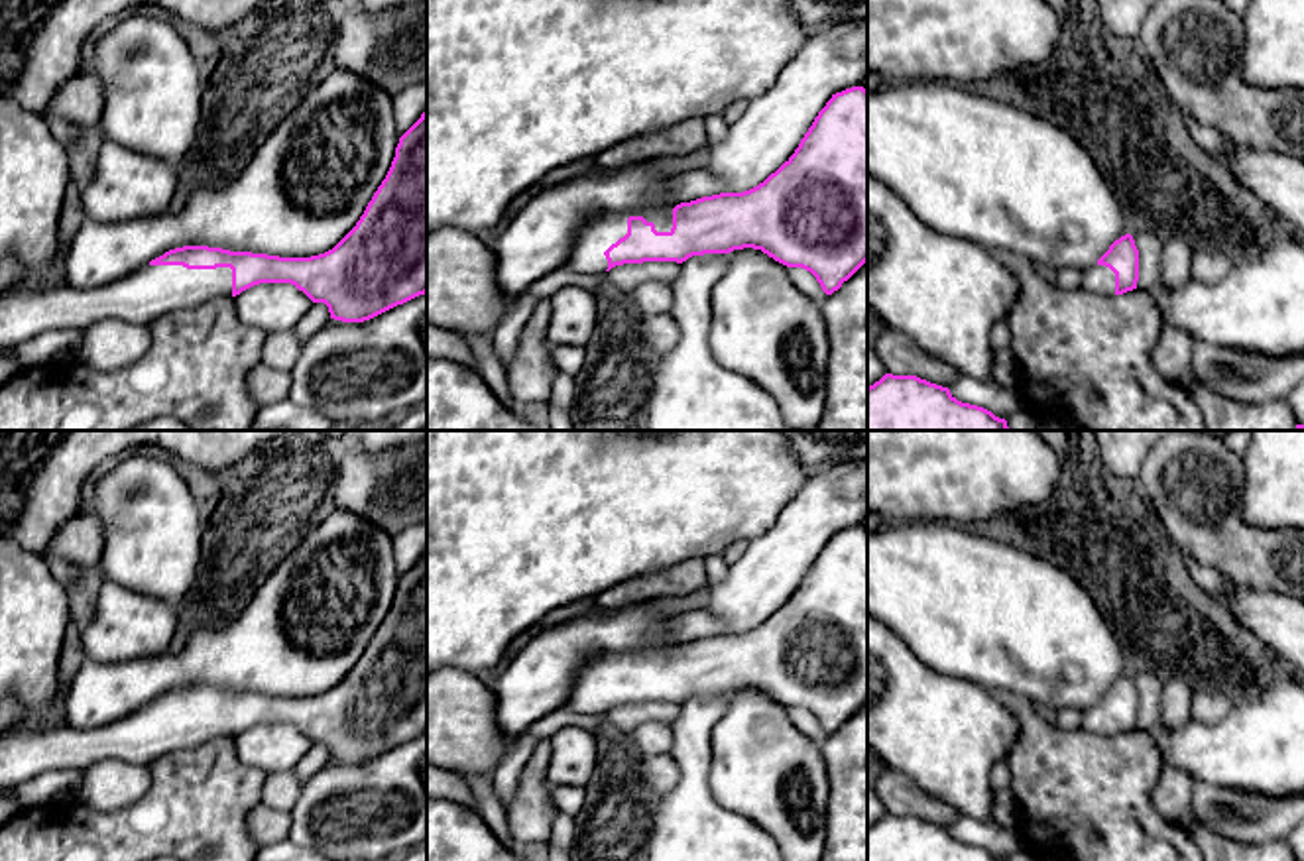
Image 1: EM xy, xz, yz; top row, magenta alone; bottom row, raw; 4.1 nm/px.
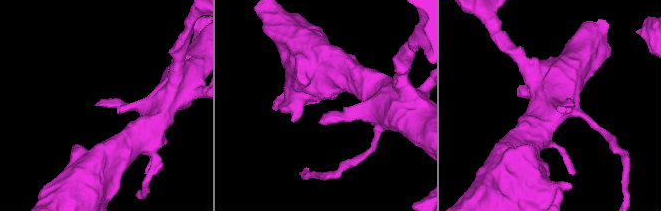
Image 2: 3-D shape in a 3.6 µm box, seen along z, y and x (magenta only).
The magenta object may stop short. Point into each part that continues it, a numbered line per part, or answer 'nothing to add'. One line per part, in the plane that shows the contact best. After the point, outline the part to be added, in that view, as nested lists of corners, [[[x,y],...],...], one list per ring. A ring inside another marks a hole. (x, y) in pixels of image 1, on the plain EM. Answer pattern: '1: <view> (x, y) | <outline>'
1: xz (587, 696) | [[[643,651],[643,653],[604,653],[590,659],[578,672],[564,706],[586,716],[604,716],[608,700],[604,692],[627,674],[627,659],[643,657],[655,664],[657,672],[671,672],[673,651]]]

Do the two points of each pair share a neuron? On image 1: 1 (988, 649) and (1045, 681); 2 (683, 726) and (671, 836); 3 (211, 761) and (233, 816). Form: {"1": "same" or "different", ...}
{"1": "same", "2": "same", "3": "same"}

